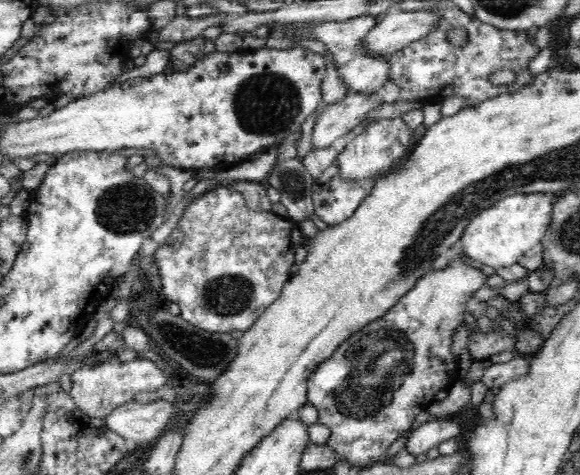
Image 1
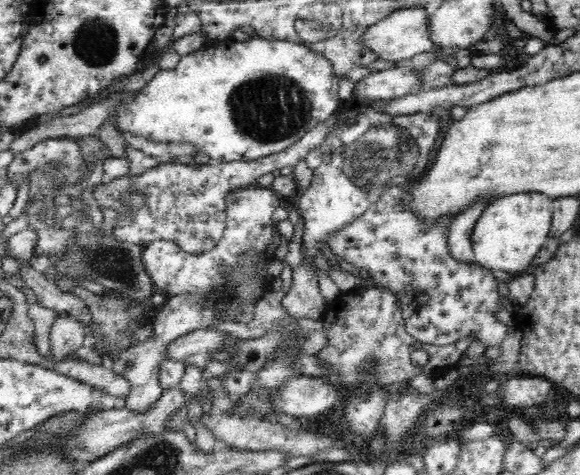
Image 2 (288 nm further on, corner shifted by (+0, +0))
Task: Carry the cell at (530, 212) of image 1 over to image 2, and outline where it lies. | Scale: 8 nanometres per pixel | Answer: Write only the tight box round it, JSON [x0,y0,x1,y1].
[474,194,554,274]

